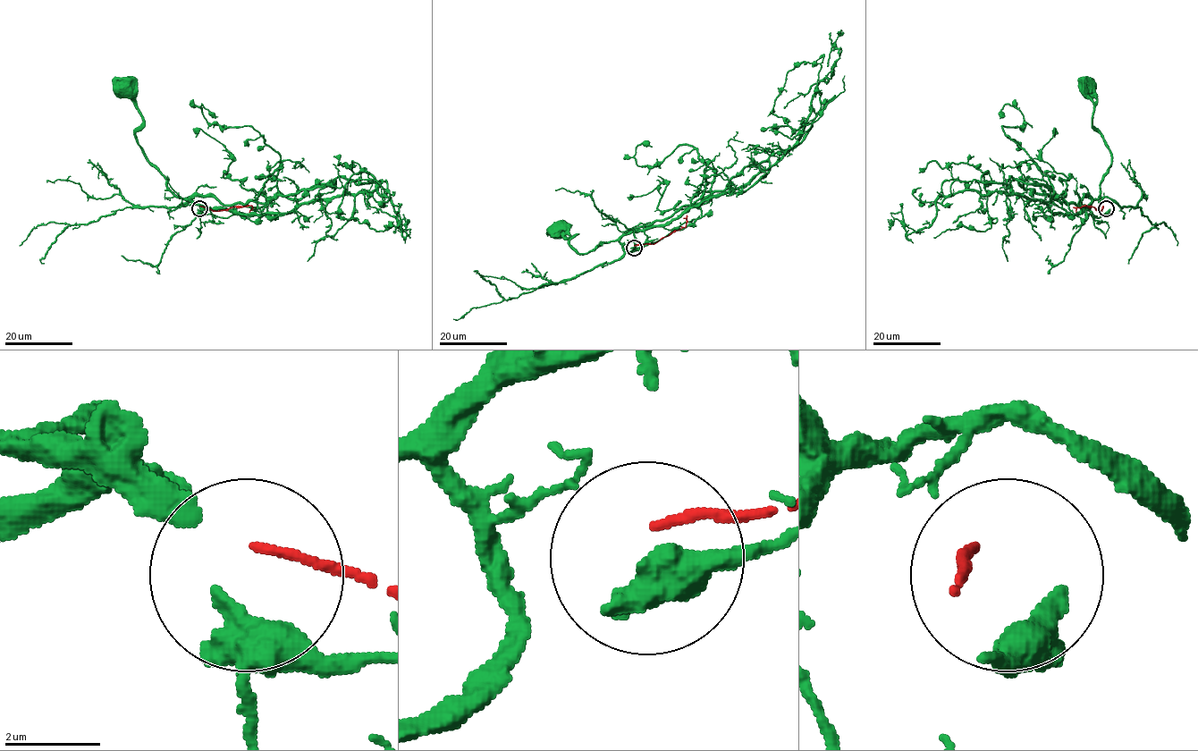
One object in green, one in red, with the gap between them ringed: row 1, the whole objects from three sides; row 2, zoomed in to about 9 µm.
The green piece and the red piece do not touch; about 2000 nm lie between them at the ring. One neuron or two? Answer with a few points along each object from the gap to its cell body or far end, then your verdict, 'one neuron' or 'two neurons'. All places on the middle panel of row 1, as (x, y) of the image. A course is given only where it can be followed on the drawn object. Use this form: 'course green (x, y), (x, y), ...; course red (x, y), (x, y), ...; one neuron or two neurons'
course green (634, 249), (690, 225), (708, 199), (684, 205), (586, 253), (569, 245), (577, 234), (554, 230); course red (634, 245), (654, 244), (684, 227), (687, 220), (683, 218); two neurons

